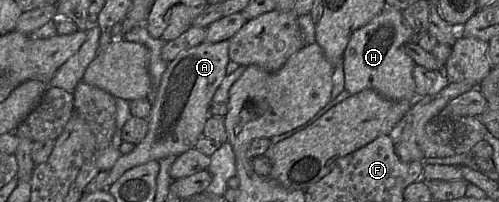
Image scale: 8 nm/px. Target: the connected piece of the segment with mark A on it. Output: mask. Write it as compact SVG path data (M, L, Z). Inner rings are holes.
M229 40L202 42L182 51L167 64L148 117L148 132L134 149L119 157L108 172L107 185L113 184L127 170L152 160L178 156L195 145L203 136L206 121L211 116L213 96L227 75Z

